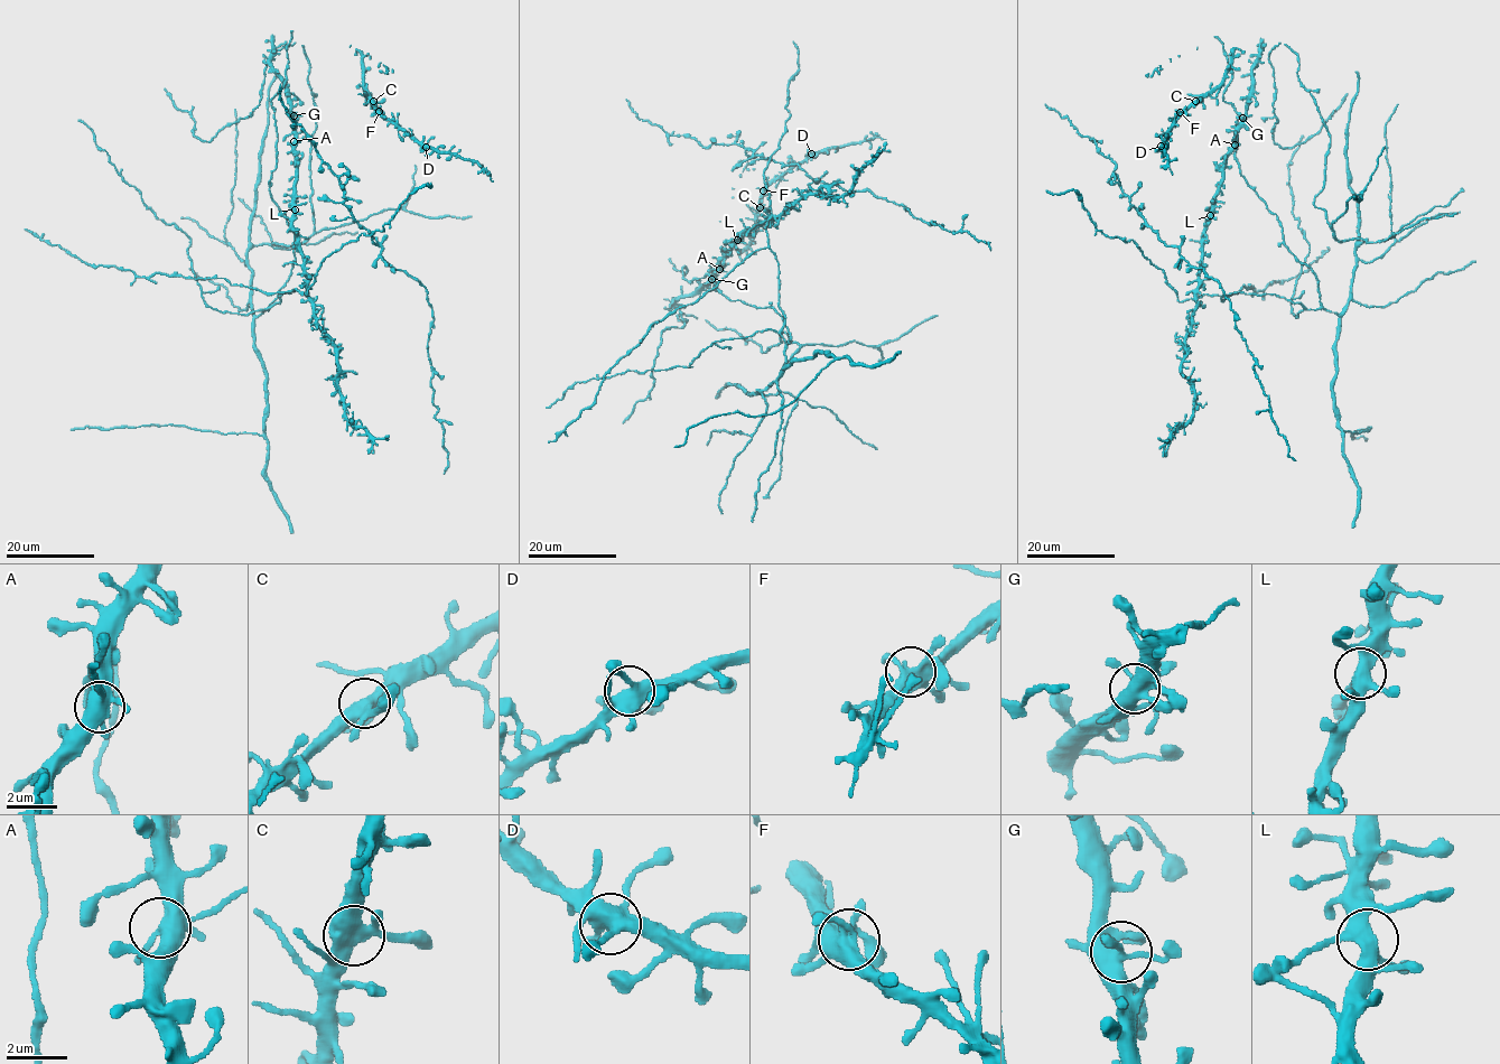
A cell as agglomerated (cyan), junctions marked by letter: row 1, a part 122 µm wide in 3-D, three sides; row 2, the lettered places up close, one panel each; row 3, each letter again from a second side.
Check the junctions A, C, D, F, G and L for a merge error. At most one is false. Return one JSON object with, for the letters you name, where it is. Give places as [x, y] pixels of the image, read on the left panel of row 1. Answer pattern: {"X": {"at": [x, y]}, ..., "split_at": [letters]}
{"split_at": []}

